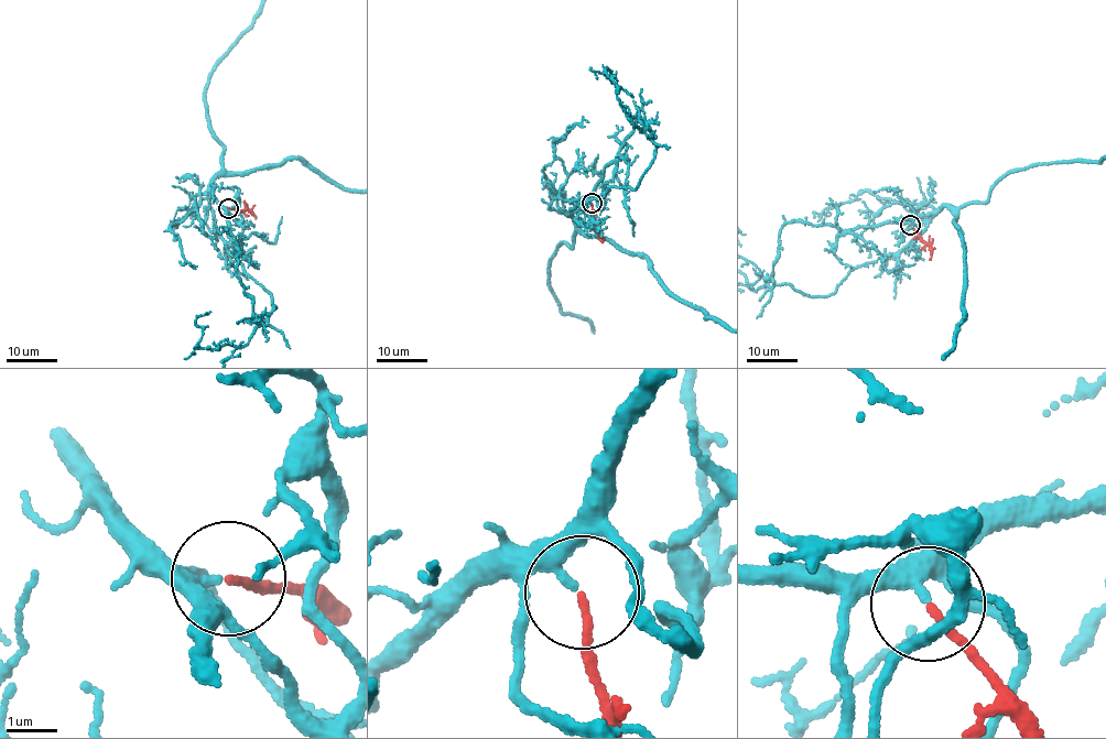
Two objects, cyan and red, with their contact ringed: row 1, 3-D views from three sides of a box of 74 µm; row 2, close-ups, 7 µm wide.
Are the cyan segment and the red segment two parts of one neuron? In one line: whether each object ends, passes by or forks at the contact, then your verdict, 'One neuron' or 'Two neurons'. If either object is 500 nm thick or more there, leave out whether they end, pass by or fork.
At the ring cyan passes by. At the ring red ends. One neuron

